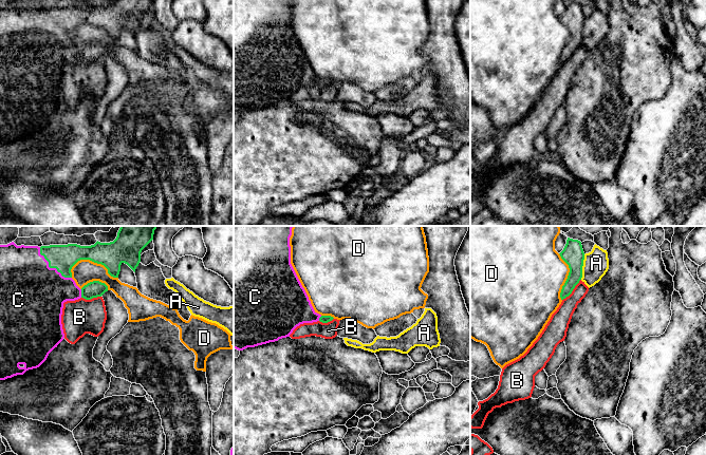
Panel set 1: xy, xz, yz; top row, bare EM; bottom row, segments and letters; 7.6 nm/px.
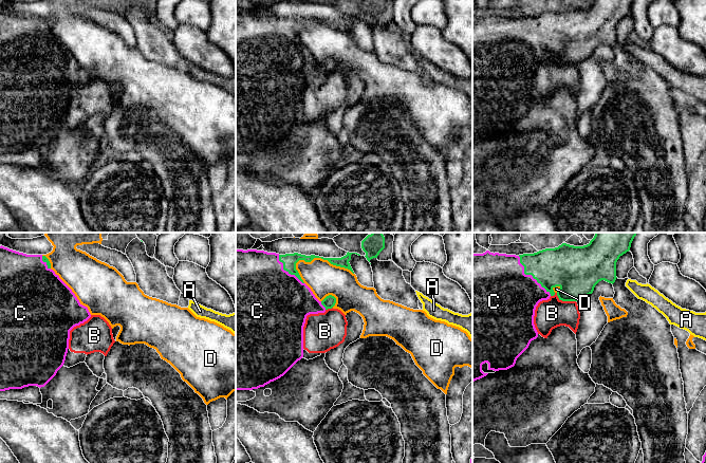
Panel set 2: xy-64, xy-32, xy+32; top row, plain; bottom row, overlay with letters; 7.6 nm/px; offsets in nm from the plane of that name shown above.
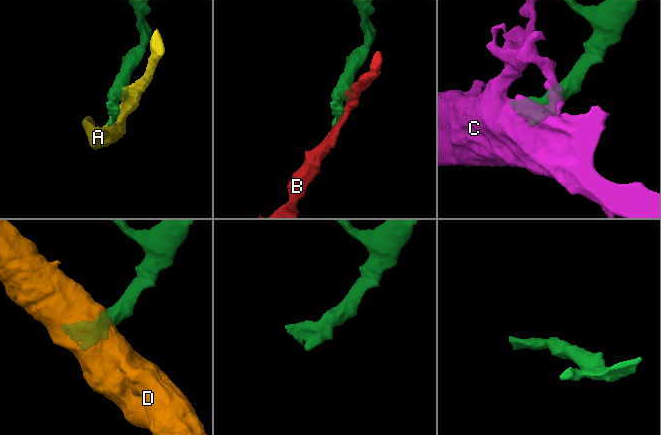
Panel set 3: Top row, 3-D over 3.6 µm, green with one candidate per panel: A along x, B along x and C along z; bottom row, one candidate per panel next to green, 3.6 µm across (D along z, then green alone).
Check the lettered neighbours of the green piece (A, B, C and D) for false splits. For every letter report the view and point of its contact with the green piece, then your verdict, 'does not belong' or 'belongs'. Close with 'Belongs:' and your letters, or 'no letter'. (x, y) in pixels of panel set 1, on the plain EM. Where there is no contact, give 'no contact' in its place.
A: yz (581, 31) | does not belong
B: yz (572, 54) | does not belong
C: xy (51, 31) | belongs
D: xy (95, 25) | does not belong
Belongs: C

